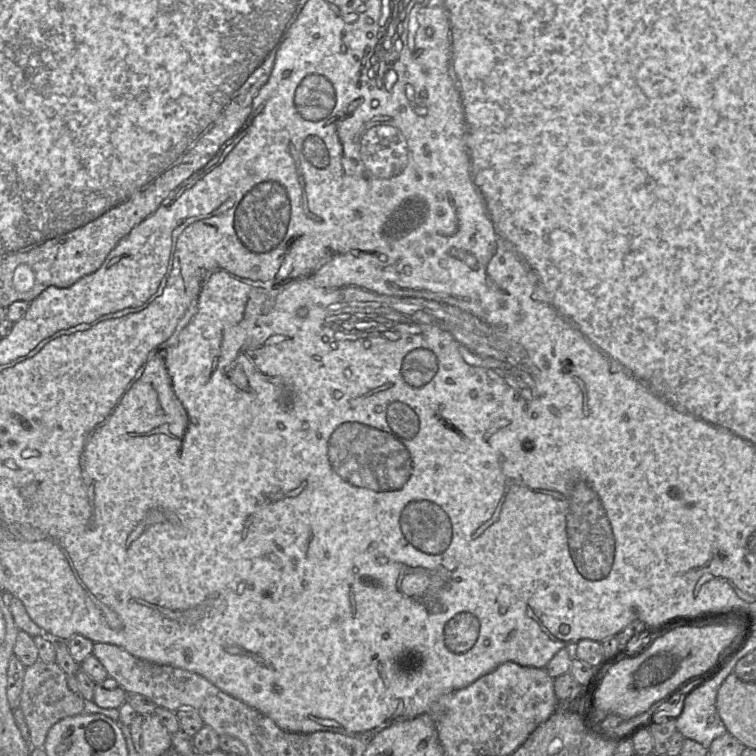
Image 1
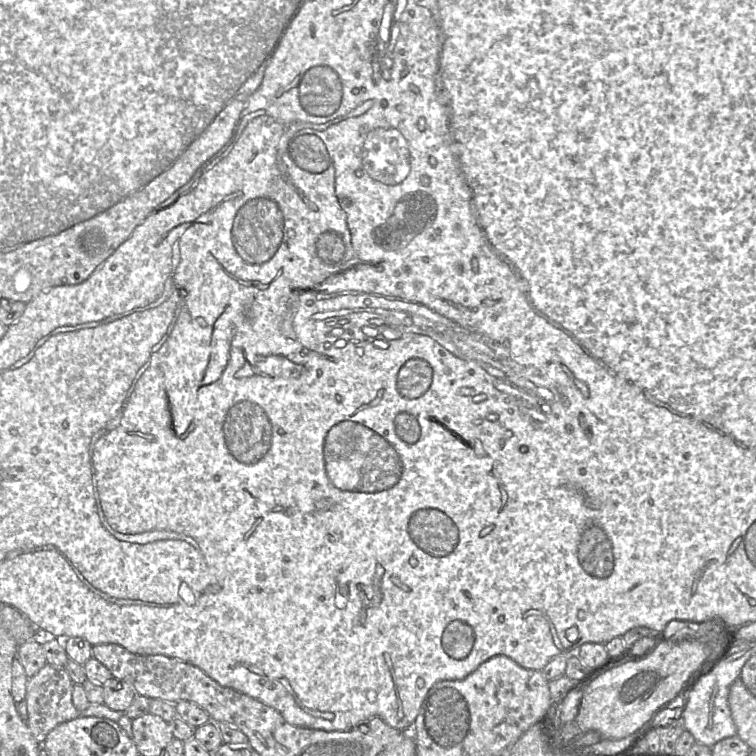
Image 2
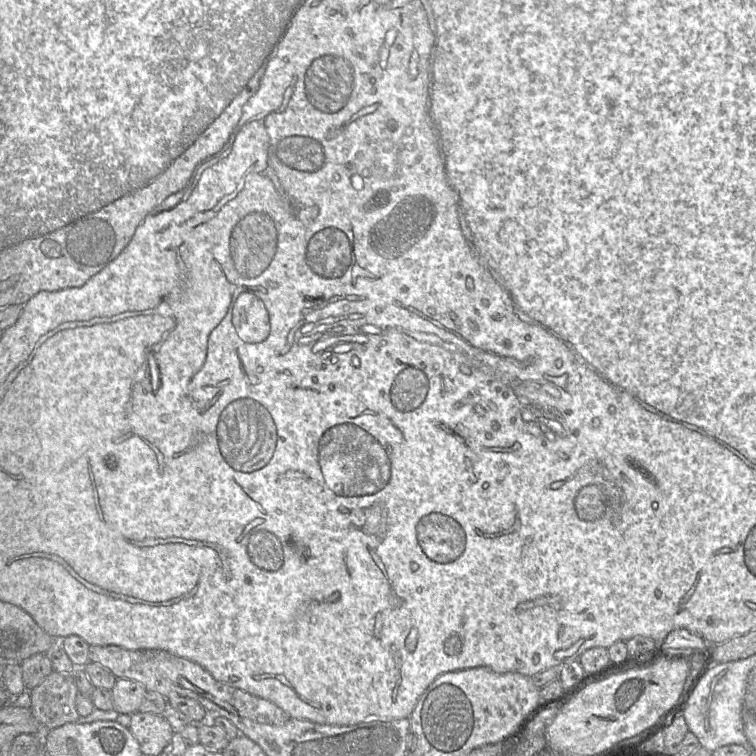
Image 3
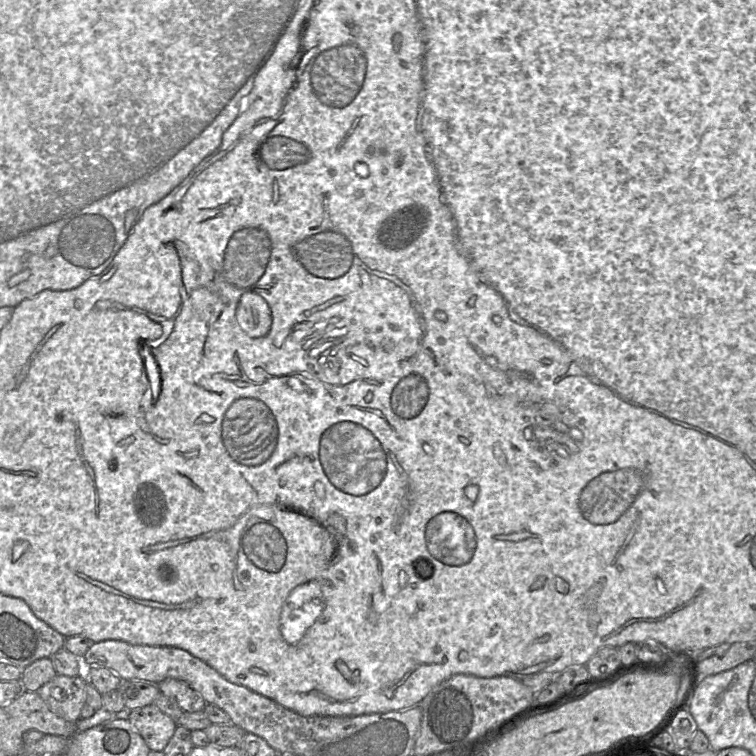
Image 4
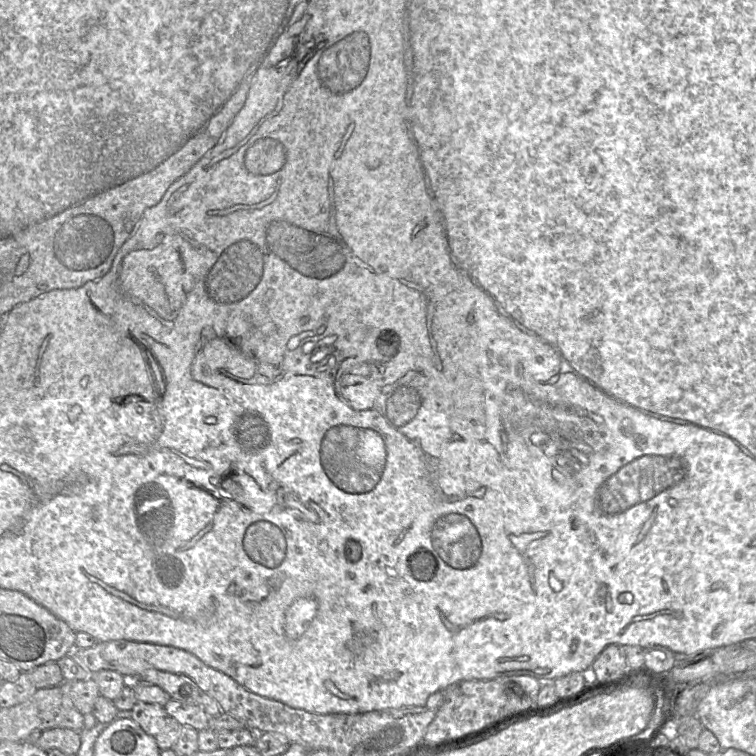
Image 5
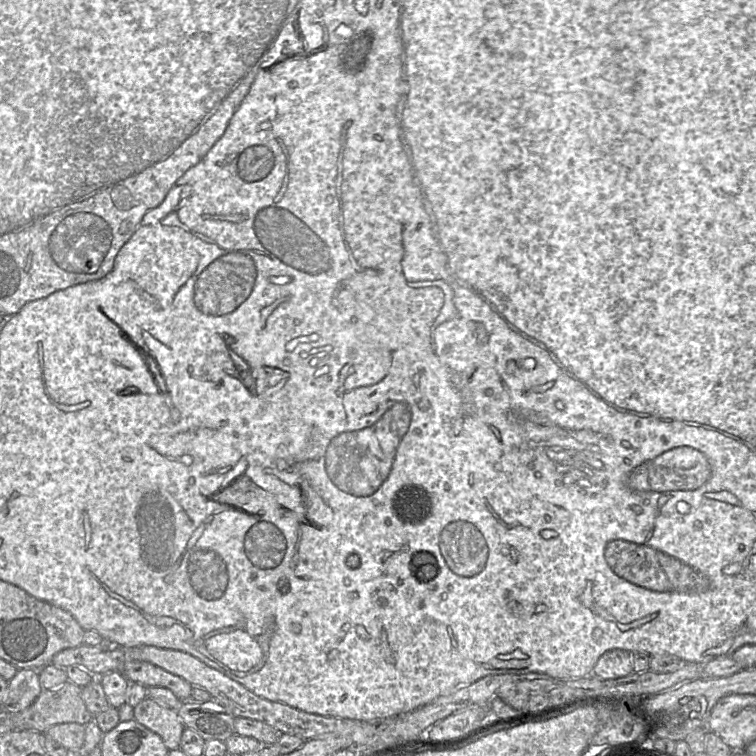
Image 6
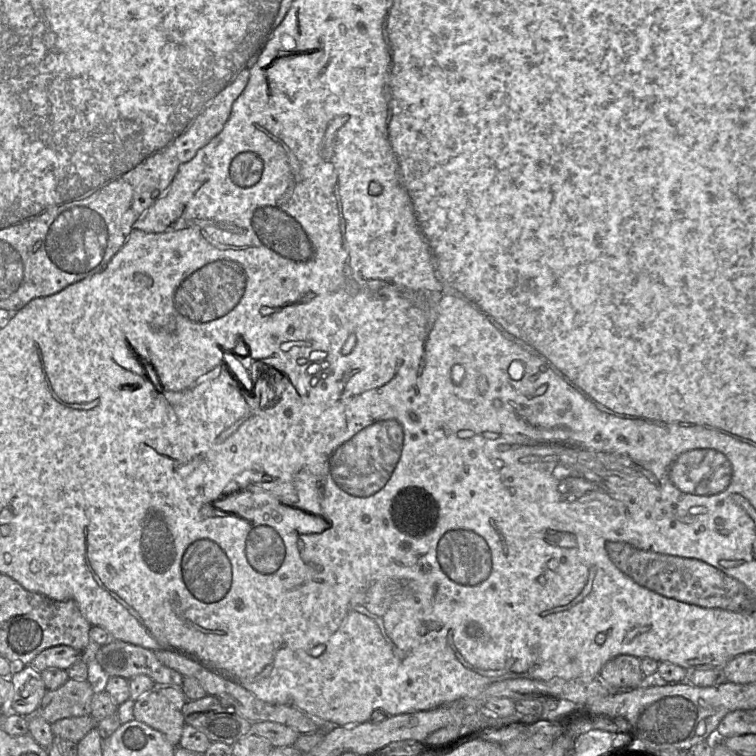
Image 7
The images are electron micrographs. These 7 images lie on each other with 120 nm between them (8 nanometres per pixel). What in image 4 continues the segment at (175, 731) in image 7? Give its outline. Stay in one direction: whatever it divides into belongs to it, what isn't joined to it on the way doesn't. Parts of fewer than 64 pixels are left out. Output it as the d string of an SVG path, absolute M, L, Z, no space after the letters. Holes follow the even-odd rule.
M154 704L132 709L129 722L151 751L163 751L178 726Z

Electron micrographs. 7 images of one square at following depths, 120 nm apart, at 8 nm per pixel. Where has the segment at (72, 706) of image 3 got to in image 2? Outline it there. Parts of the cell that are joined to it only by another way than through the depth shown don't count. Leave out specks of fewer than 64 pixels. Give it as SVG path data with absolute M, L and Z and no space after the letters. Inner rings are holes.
M46 664L34 676L28 679L25 700L28 709L27 725L34 738L41 745L48 733L56 726L81 716L73 705L72 692L74 683L62 667Z

